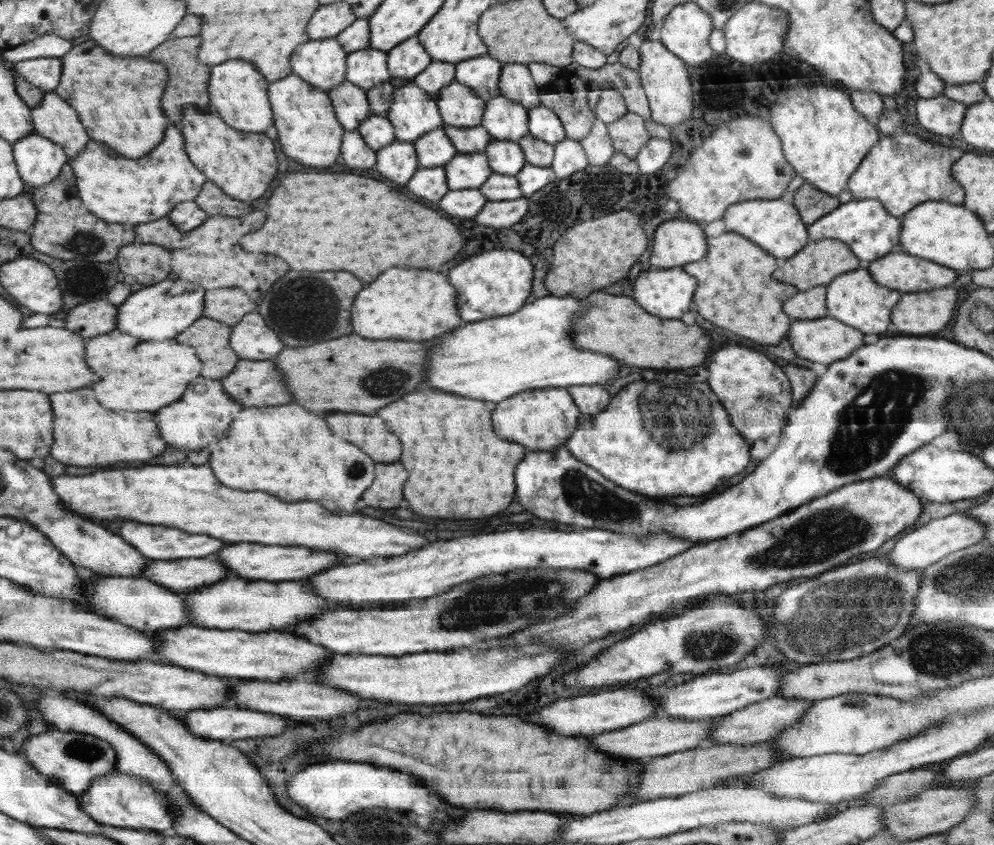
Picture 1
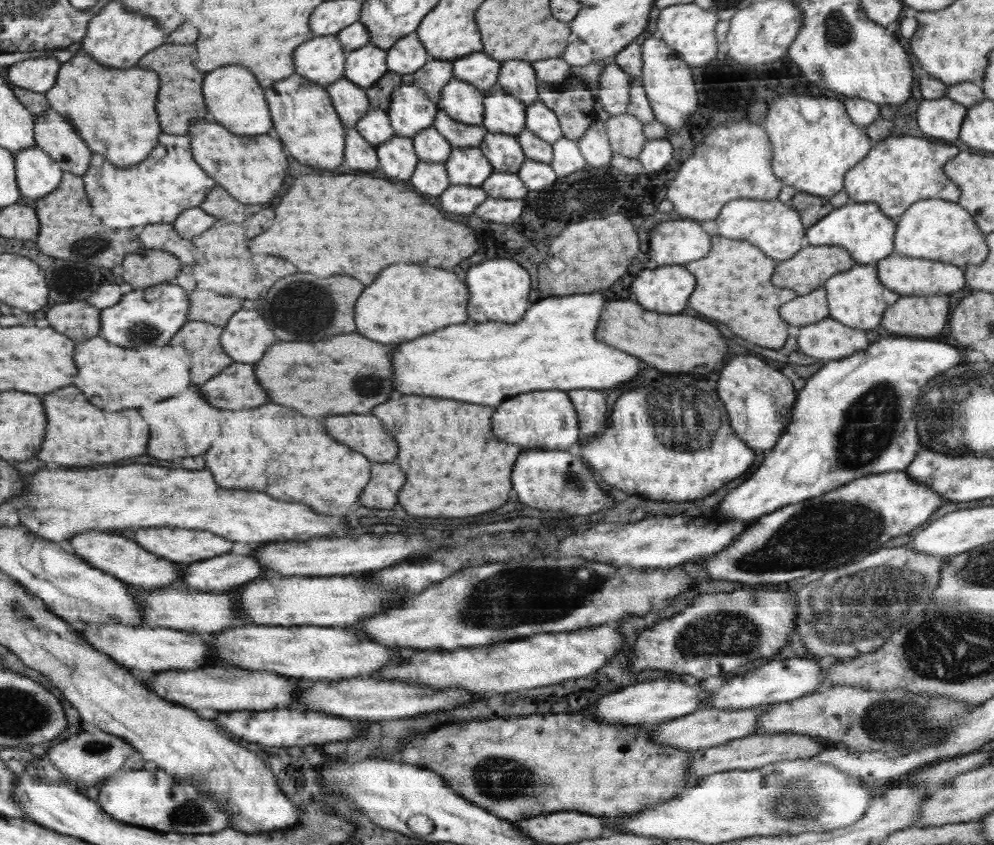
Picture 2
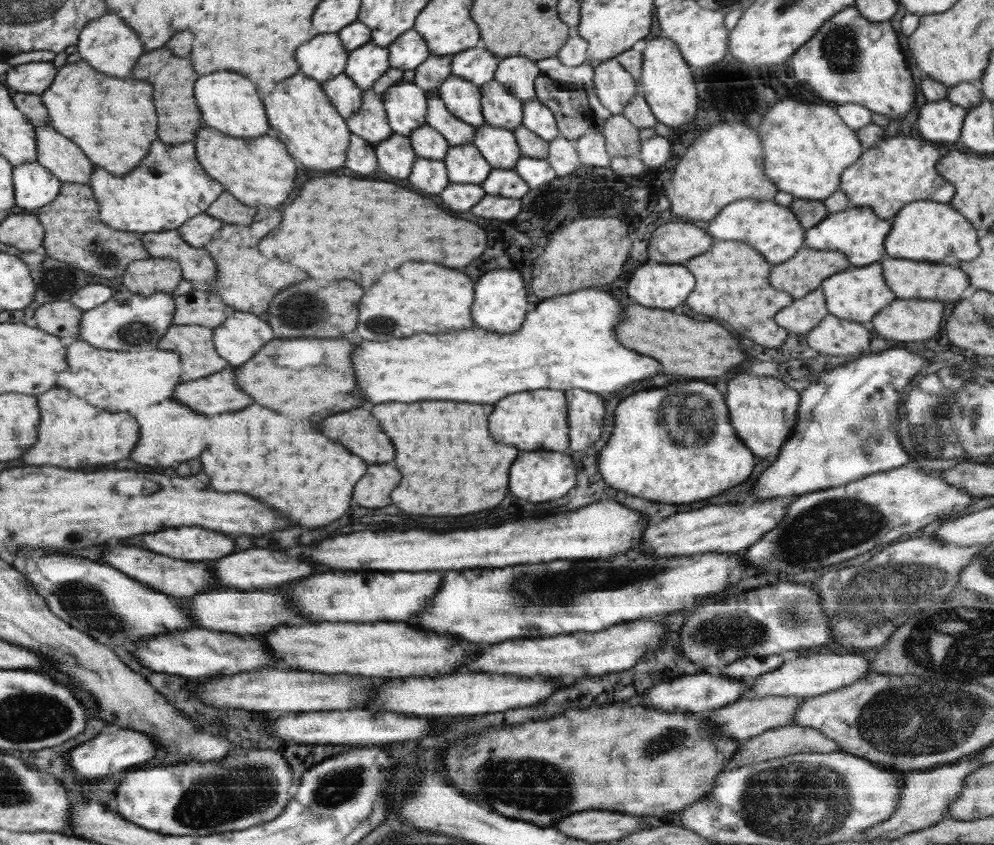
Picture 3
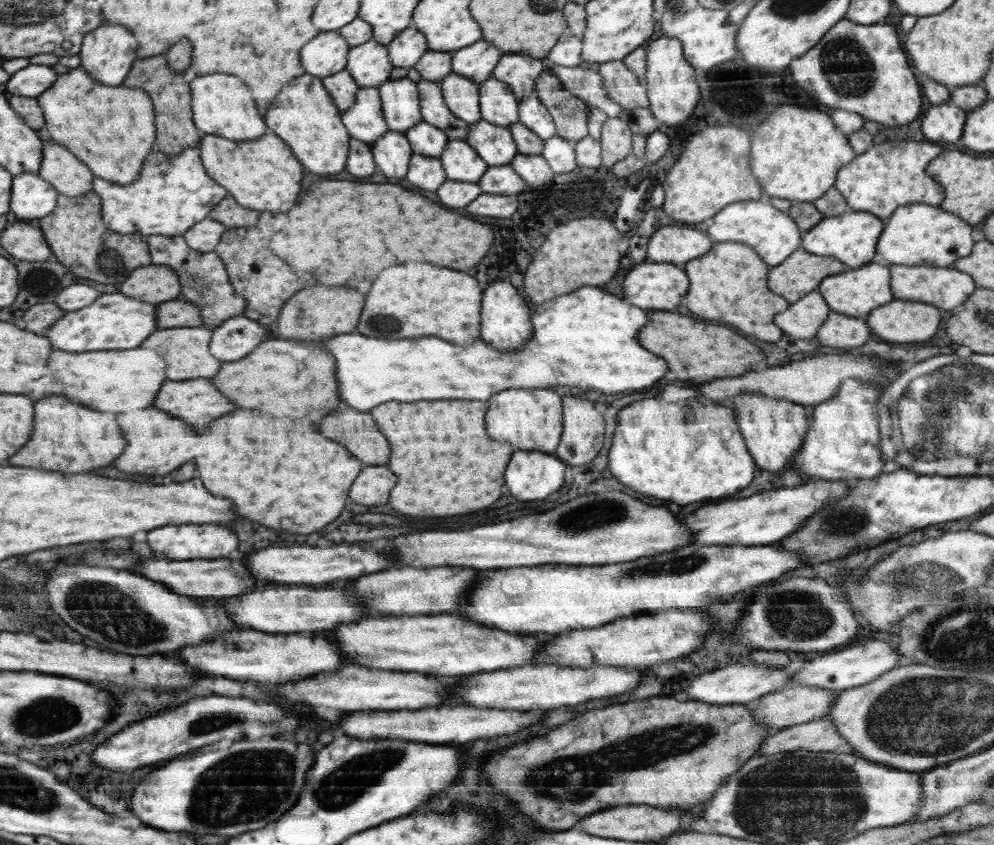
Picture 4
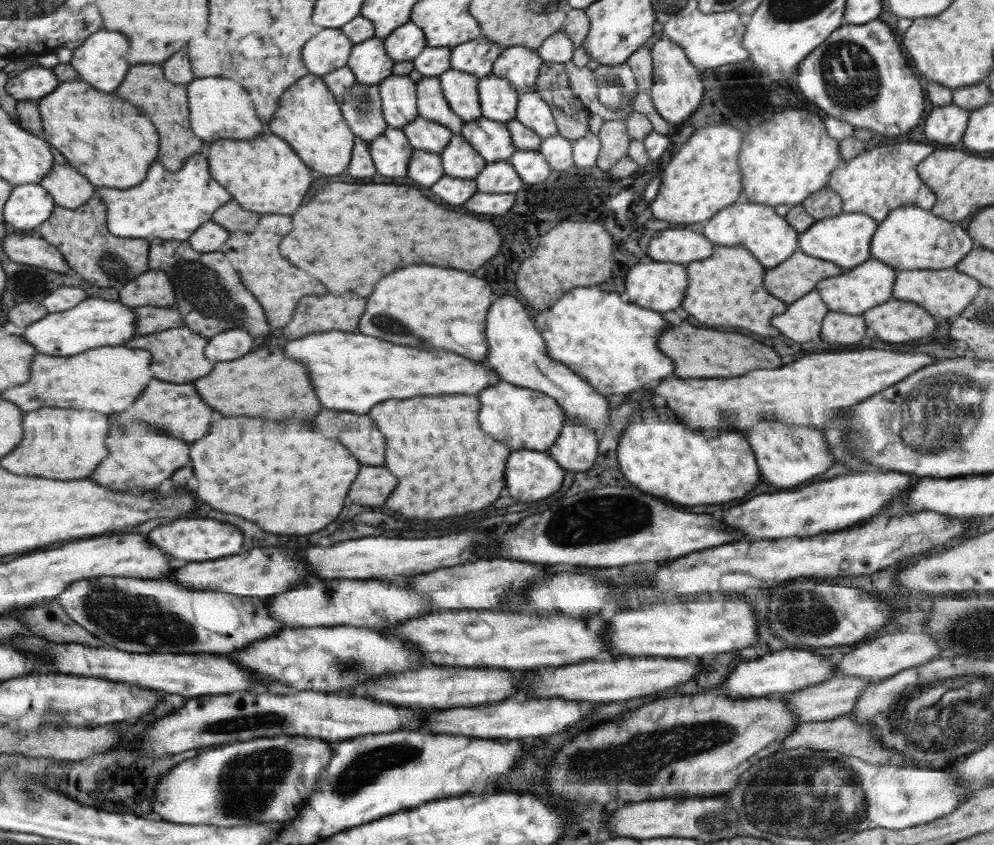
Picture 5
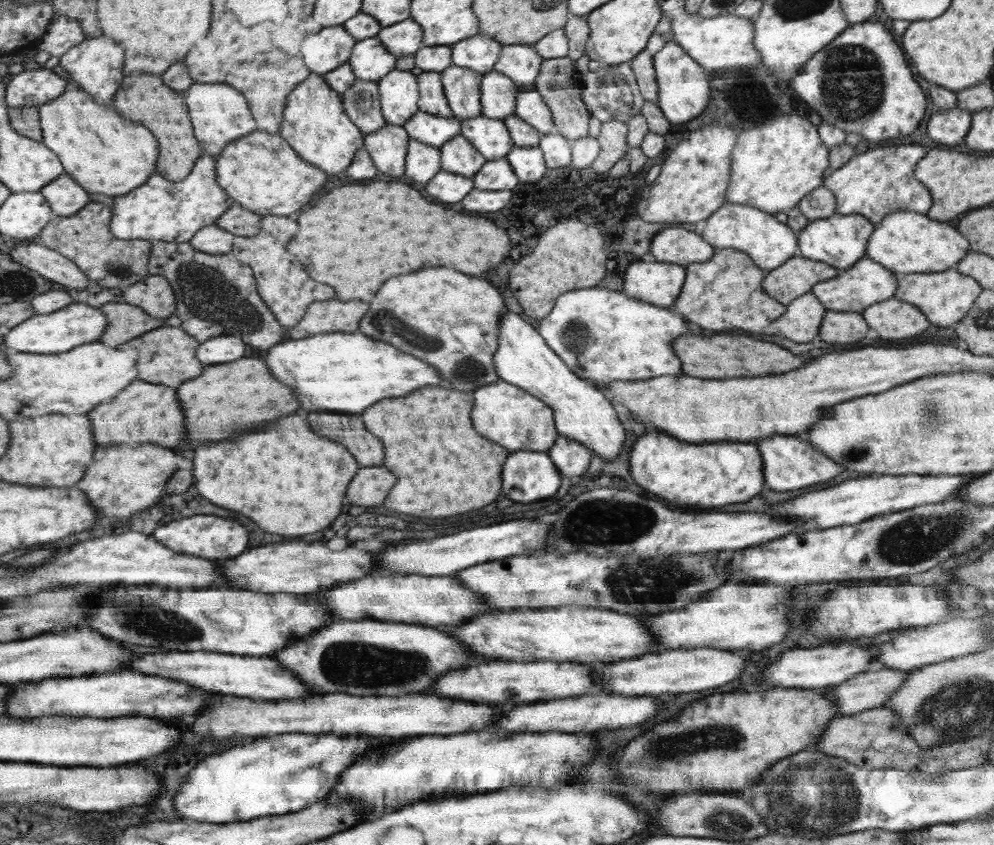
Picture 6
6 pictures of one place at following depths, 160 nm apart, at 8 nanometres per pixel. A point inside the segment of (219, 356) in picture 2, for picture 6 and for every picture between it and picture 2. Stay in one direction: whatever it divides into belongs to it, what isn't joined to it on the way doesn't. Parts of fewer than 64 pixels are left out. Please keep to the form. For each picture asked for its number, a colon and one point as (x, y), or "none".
3: (200, 358)
4: (186, 347)
5: (180, 350)
6: (168, 358)

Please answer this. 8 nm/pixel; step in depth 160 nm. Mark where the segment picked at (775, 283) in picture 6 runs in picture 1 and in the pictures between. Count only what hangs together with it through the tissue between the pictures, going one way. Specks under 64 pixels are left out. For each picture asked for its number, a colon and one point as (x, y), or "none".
1: (822, 261)
2: (816, 264)
3: (801, 275)
4: (804, 273)
5: (803, 273)

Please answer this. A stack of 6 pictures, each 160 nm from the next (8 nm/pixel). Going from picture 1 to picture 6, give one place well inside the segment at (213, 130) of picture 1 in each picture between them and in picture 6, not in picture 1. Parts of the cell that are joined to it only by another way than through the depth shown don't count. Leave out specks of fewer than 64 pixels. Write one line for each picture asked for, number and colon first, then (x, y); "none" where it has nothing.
2: (253, 169)
3: (259, 170)
4: (263, 174)
5: (265, 174)
6: (260, 171)

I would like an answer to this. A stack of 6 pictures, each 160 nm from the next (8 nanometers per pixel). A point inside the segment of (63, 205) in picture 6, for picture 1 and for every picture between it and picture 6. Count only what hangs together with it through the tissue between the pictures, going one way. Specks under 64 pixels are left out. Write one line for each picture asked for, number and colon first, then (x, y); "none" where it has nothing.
1: (56, 119)
2: (55, 134)
3: (58, 153)
4: (71, 176)
5: (71, 189)

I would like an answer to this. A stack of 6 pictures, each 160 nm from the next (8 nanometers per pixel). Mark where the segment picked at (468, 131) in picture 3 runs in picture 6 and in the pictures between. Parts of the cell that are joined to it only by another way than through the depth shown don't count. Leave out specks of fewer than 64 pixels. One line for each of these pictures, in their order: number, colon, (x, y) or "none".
4: (434, 110)
5: (433, 105)
6: (433, 100)

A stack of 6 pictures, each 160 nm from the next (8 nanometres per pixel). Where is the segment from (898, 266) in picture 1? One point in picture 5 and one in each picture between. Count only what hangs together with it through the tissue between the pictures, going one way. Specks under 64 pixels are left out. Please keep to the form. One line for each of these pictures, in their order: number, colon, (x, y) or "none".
2: (910, 276)
3: (933, 280)
4: (948, 287)
5: (946, 293)

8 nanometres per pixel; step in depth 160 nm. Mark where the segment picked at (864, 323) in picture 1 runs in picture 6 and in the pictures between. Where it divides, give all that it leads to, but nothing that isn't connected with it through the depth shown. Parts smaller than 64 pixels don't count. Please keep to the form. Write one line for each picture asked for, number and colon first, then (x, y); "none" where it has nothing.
2: (855, 297)
3: (857, 293)
4: (857, 291)
5: (856, 290)
6: (867, 282)

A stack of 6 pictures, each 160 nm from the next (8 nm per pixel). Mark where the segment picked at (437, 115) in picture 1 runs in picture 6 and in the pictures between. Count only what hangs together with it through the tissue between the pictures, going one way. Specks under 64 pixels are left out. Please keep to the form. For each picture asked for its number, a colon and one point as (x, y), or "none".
2: (411, 110)
3: (406, 104)
4: (400, 98)
5: (398, 93)
6: (399, 100)

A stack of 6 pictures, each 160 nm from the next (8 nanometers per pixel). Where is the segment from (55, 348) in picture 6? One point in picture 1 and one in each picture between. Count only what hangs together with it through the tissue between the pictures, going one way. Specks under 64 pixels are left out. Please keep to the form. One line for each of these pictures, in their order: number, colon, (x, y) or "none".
1: (159, 312)
2: (153, 315)
3: (126, 320)
4: (114, 321)
5: (95, 322)

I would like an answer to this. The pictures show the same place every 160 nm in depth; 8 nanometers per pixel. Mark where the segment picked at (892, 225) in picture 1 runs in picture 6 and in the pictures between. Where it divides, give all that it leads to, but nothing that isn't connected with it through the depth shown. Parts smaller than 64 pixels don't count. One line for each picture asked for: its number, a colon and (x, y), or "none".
2: (863, 229)
3: (857, 231)
4: (852, 238)
5: (845, 239)
6: (840, 240)

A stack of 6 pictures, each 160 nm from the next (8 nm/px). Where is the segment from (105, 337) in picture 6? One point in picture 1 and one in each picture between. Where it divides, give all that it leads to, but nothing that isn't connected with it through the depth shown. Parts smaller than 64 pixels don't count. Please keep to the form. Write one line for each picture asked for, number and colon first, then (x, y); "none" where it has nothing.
1: (225, 305)
2: (206, 305)
3: (201, 307)
4: (175, 313)
5: (150, 319)

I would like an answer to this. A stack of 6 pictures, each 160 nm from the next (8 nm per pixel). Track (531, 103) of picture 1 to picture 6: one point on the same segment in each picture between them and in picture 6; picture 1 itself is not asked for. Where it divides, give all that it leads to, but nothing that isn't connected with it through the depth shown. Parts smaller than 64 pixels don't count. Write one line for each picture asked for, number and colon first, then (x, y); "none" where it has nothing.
2: (518, 78)
3: (518, 73)
4: (519, 71)
5: (521, 65)
6: (522, 63)

